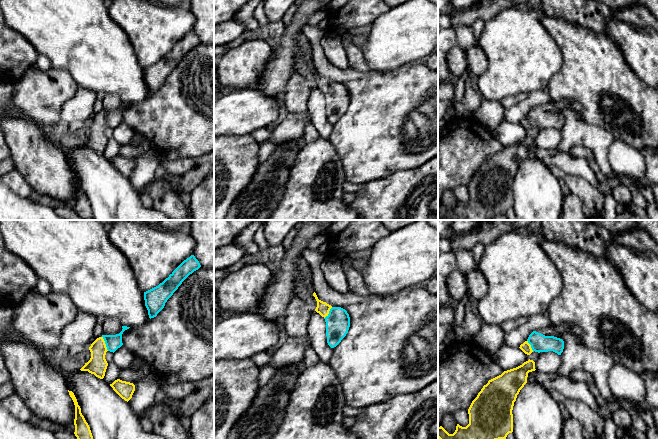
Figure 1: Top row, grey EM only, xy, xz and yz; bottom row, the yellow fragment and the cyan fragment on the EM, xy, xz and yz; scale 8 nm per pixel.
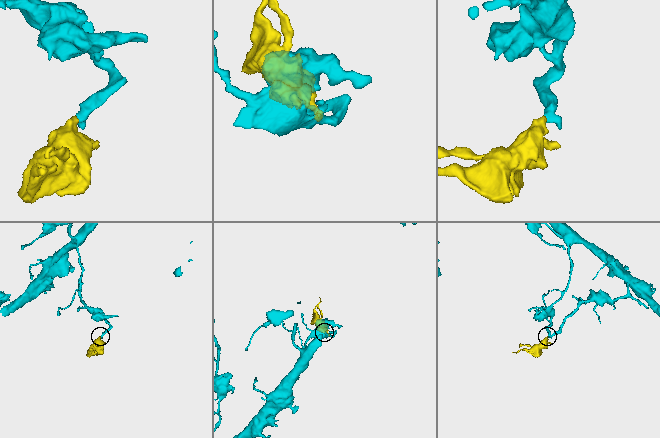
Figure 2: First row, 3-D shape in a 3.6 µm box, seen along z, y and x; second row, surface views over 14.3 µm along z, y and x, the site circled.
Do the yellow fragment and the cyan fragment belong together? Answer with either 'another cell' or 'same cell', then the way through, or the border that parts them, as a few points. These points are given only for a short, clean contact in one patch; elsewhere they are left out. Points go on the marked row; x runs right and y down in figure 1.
same cell; runs through xy (97, 365), (98, 349), (104, 343), (113, 342)

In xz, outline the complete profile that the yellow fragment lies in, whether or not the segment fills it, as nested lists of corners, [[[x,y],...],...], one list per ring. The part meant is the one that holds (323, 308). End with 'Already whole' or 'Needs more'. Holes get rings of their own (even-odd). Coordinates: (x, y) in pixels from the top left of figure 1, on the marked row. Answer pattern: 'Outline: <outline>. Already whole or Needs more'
Outline: [[[313,293],[317,301],[315,311],[319,313],[326,322],[327,343],[331,348],[336,347],[346,336],[350,327],[350,317],[347,311],[341,307],[332,307],[318,299],[316,293]]]. Needs more

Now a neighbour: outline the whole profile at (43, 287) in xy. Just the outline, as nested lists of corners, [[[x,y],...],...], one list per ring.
[[[38,278],[35,289],[40,295],[47,295],[52,292],[50,284],[43,278]]]

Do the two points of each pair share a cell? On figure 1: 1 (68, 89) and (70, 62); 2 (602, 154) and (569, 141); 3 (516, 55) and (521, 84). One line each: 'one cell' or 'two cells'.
1: two cells
2: one cell
3: one cell

